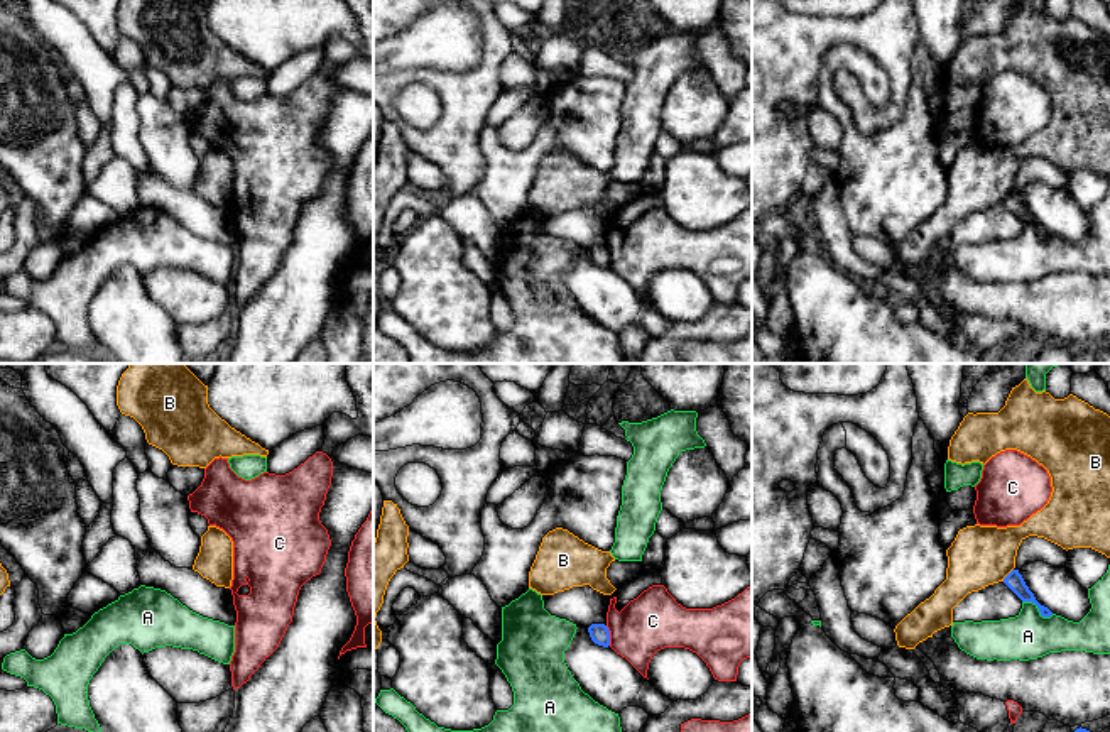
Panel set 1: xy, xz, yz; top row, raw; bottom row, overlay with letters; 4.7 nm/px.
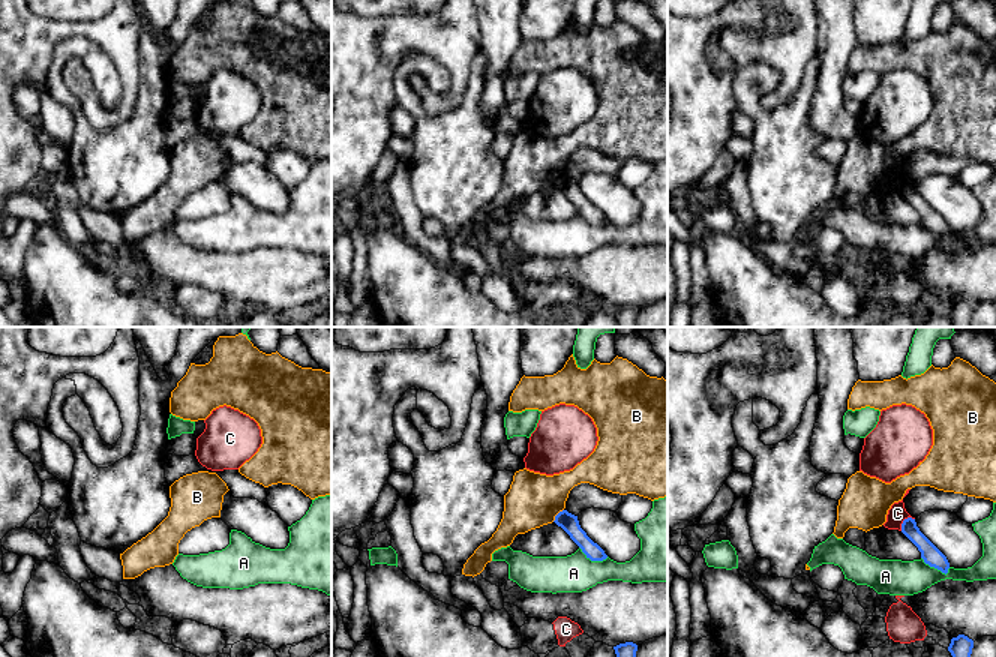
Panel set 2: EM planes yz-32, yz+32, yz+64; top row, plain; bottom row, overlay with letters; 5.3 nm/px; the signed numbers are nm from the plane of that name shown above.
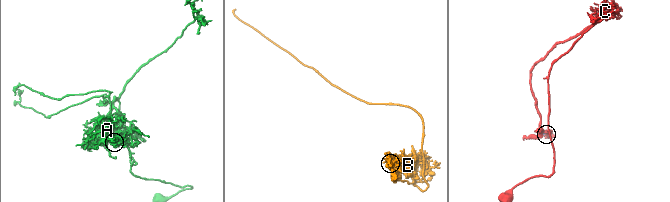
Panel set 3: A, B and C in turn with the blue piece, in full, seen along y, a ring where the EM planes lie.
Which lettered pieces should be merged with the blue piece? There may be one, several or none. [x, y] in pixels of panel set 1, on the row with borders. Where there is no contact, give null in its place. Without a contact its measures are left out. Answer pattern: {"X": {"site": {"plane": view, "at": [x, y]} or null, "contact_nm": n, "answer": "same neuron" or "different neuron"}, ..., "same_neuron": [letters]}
{"A": {"site": {"plane": "yz", "at": [1038, 607]}, "contact_nm": 170, "answer": "different neuron"}, "B": {"site": {"plane": "yz", "at": [1007, 575]}, "contact_nm": 80, "answer": "different neuron"}, "C": {"site": {"plane": "xz", "at": [609, 636]}, "contact_nm": 100, "answer": "different neuron"}, "same_neuron": []}

